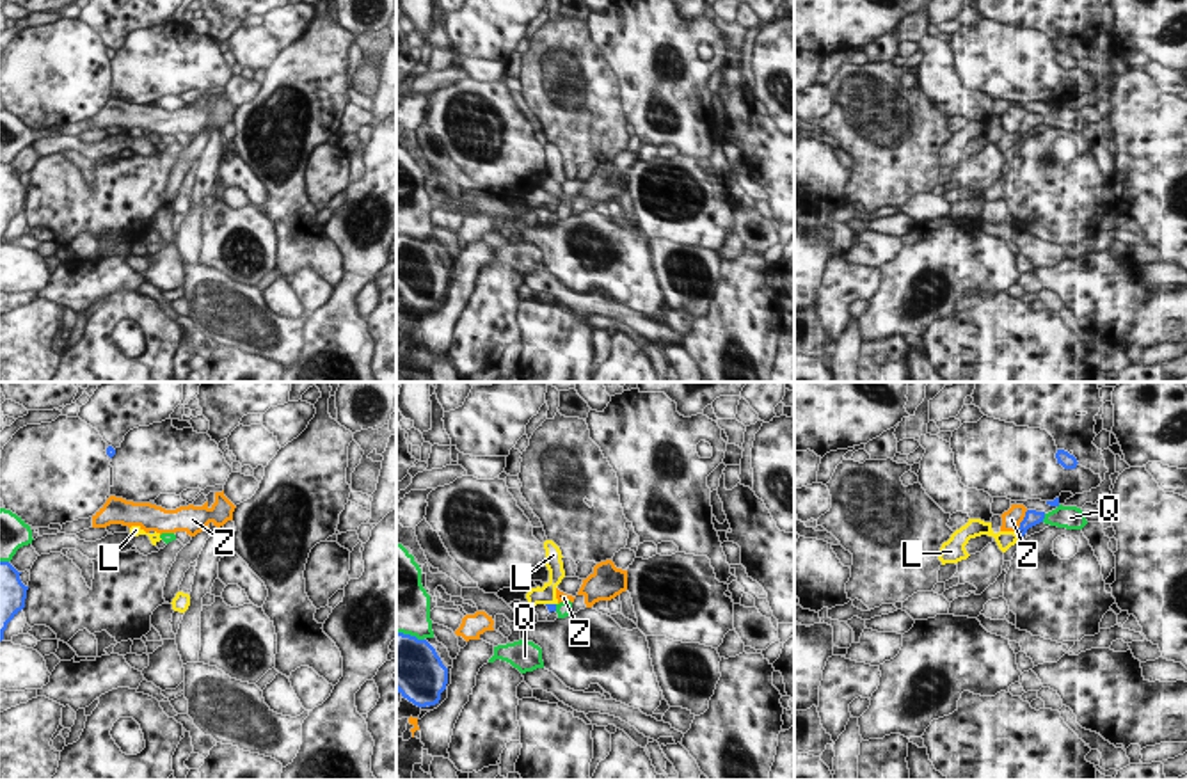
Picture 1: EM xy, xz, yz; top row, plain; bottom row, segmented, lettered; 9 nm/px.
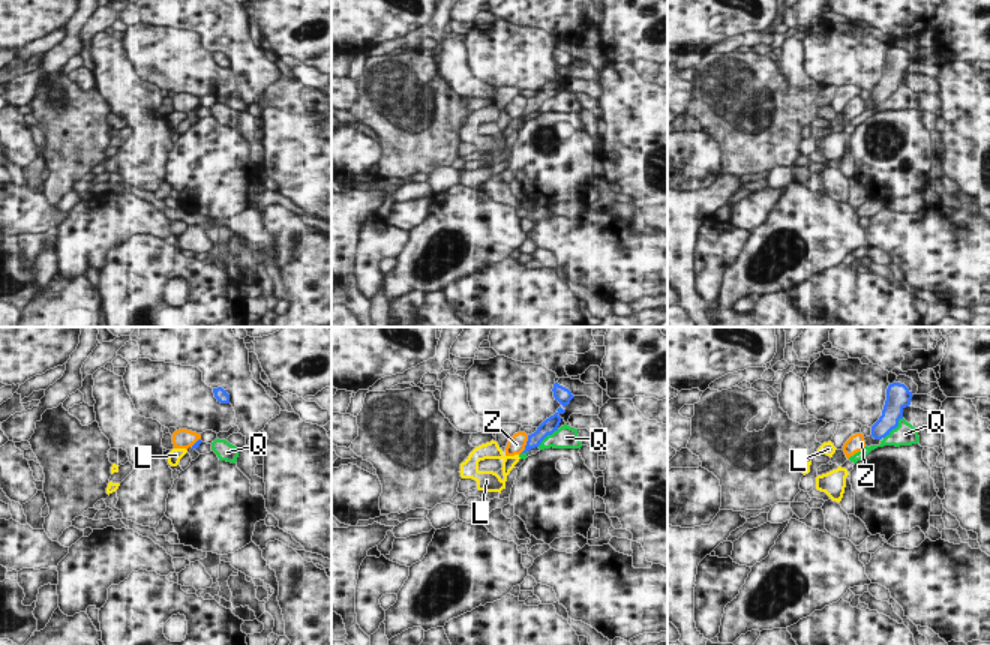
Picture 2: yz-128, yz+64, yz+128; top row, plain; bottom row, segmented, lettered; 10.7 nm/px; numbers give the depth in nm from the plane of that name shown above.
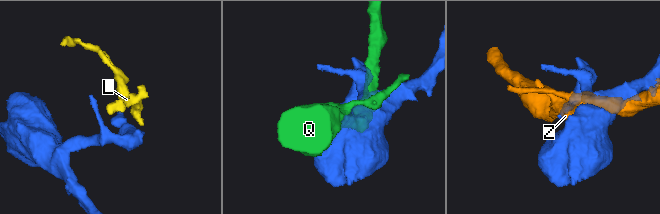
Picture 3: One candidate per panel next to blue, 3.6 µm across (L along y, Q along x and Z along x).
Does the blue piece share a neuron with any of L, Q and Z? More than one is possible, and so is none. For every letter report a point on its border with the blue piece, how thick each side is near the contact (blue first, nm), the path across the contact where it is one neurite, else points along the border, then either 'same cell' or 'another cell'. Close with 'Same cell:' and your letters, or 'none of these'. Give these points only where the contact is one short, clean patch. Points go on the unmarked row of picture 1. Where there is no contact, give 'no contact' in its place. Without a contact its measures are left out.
L: yz (1017, 135) | 140/160 nm | across yz (1033, 119), (1017, 135), (1004, 141) | same cell
Q: yz (1043, 119) | 140/220 nm | another cell
Z: yz (1022, 123) | 140/170 nm | another cell
Same cell: L

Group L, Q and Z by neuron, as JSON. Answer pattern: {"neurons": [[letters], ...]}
{"neurons": [["L"], ["Q"], ["Z"]]}

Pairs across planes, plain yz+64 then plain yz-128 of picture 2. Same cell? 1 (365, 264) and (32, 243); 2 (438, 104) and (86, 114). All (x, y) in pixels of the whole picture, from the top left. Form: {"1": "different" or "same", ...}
{"1": "same", "2": "same"}

